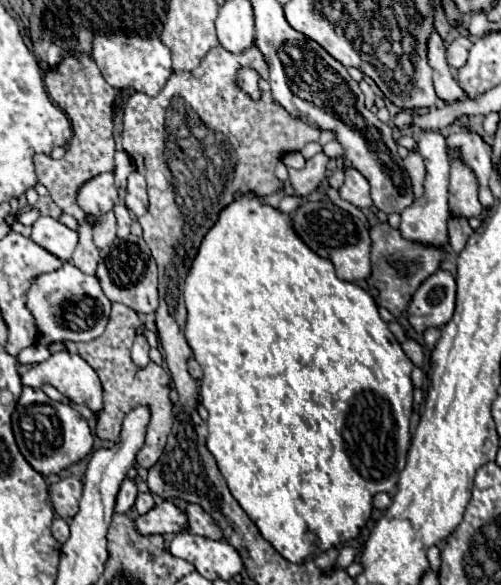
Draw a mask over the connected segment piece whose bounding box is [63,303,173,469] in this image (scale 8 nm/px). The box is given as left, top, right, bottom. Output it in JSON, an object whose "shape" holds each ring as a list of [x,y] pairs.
{"shape":[[[113,303],[107,329],[101,337],[87,341],[87,343],[65,341],[63,345],[69,353],[77,353],[79,357],[83,357],[101,377],[105,409],[101,411],[101,415],[97,419],[97,429],[95,429],[97,437],[117,443],[117,439],[121,439],[121,423],[123,423],[125,415],[129,411],[133,411],[133,407],[137,407],[137,405],[149,407],[151,419],[149,419],[149,427],[145,433],[145,443],[143,443],[141,451],[137,451],[137,457],[135,457],[139,467],[149,469],[149,467],[153,467],[153,463],[157,463],[157,459],[161,457],[161,453],[165,449],[167,435],[171,431],[173,403],[169,399],[169,383],[171,383],[169,373],[155,363],[149,363],[147,367],[137,367],[129,355],[129,347],[133,345],[133,337],[139,327],[141,327],[141,319],[131,307],[125,307],[123,303]]]}

